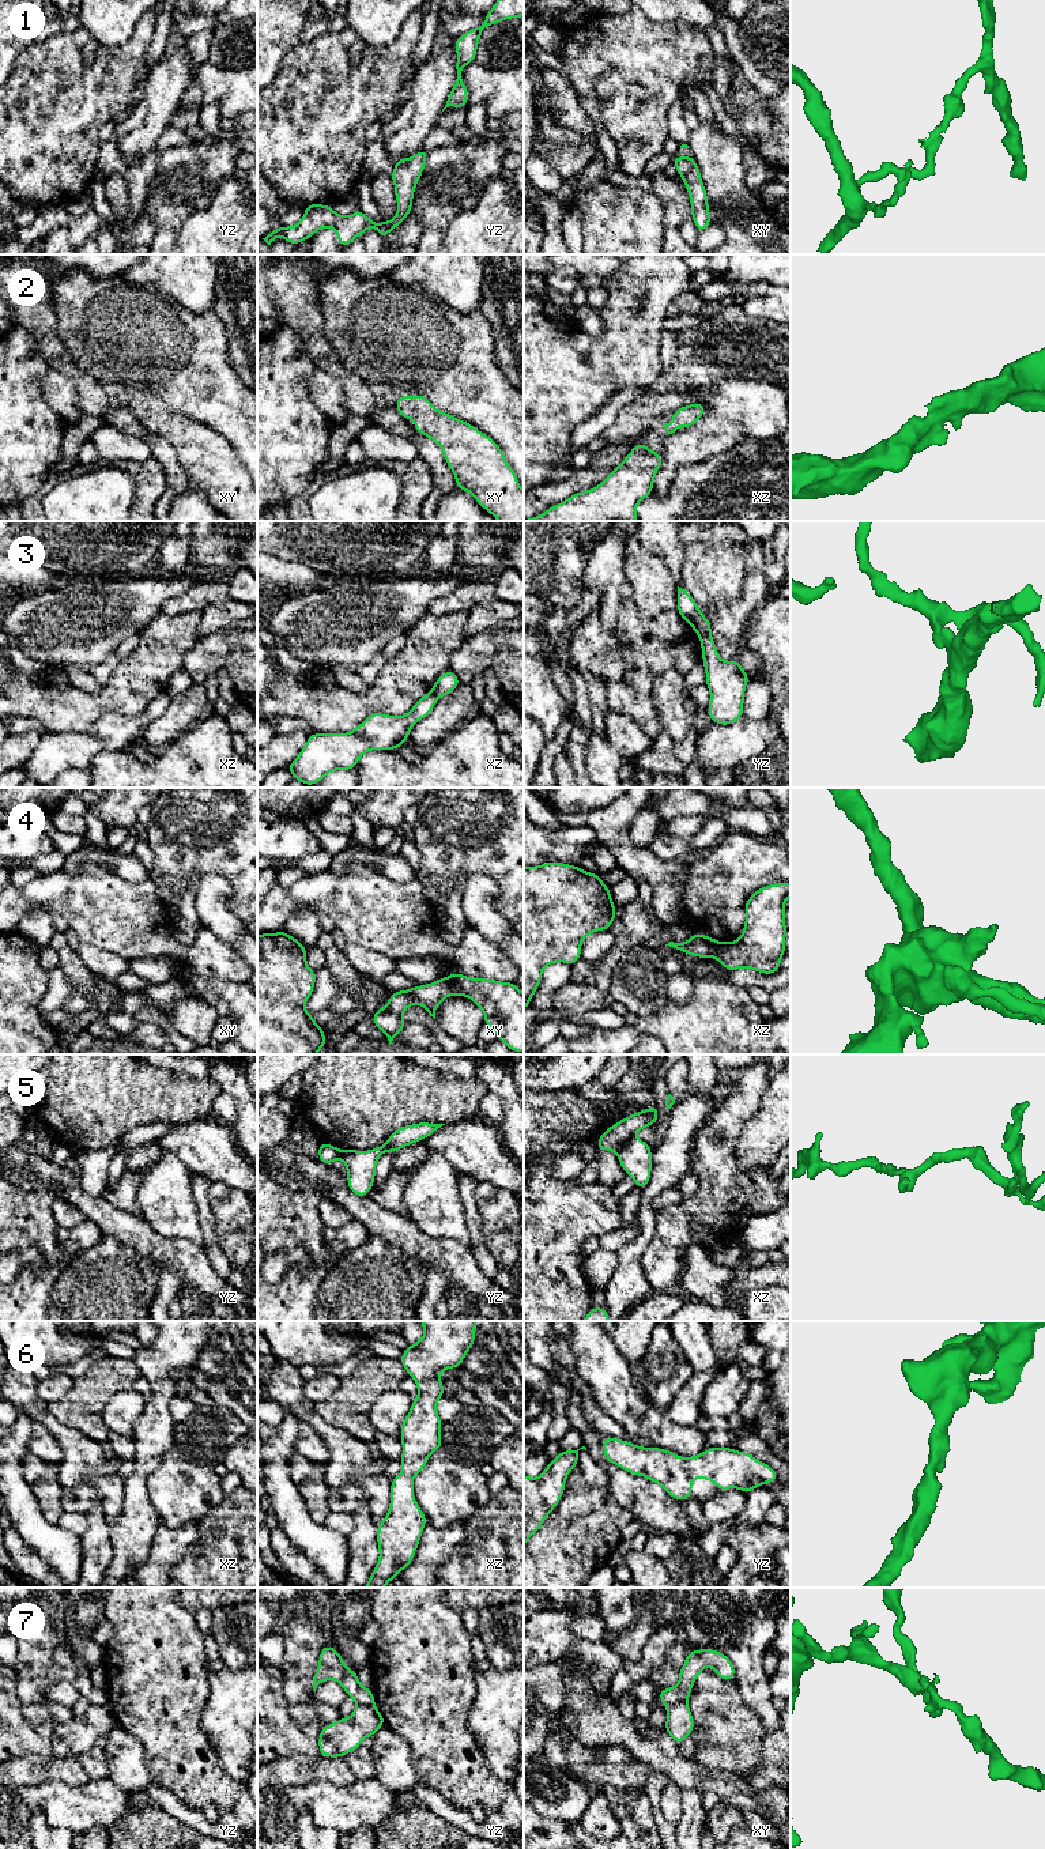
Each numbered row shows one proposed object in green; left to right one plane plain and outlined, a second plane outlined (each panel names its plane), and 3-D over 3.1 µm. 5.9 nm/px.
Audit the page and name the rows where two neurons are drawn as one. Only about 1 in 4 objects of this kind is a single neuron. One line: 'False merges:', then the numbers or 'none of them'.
False merges: 1, 3, 4, 5, 7

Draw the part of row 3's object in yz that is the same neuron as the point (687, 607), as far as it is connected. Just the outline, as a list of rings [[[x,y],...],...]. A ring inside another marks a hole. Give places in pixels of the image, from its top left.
[[[678,586],[678,607],[676,611],[680,616],[689,623],[691,629],[695,629],[697,616],[698,616],[698,605],[693,596]]]

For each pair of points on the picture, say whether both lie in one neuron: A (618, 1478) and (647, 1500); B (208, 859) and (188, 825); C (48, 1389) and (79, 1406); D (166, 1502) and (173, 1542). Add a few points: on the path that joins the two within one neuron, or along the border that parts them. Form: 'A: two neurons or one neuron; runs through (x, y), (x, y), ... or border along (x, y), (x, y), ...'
A: one neuron; runs through (625, 1485), (640, 1495)
B: one neuron; runs through (208, 851), (208, 845), (196, 833)
C: two neurons; border along (74, 1378), (74, 1385), (68, 1391), (48, 1403)
D: two neurons; border along (161, 1521), (172, 1528), (196, 1524)

